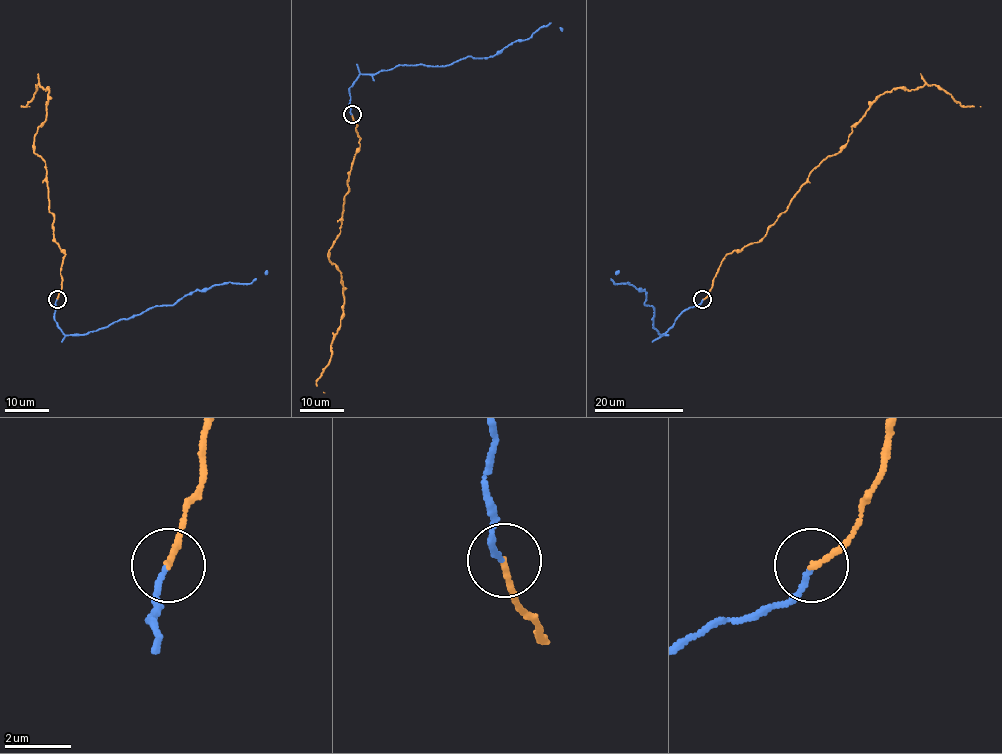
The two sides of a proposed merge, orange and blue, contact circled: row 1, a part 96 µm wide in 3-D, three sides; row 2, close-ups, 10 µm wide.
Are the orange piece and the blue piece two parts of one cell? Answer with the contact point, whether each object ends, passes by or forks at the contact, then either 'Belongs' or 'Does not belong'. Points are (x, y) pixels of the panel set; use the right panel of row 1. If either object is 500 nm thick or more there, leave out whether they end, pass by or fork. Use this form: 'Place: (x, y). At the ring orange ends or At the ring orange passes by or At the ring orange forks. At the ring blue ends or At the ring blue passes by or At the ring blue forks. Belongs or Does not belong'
Place: (702, 299). At the ring orange ends. At the ring blue ends. Belongs

